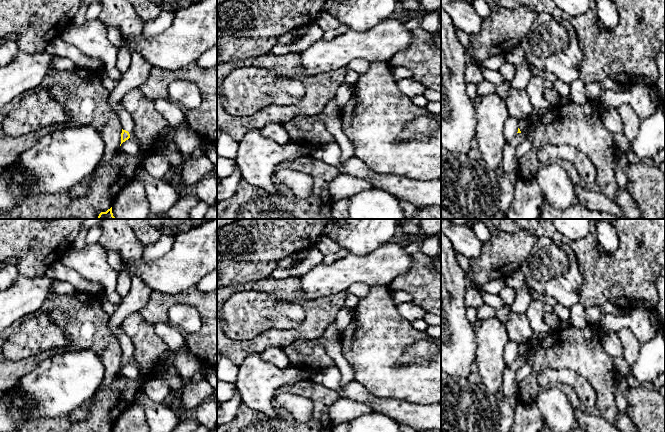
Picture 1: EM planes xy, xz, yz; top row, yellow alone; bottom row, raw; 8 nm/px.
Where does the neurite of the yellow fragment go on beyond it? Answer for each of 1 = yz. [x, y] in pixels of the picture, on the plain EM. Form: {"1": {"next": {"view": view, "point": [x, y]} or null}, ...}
{"1": {"next": {"view": "yz", "point": [523, 347]}}}

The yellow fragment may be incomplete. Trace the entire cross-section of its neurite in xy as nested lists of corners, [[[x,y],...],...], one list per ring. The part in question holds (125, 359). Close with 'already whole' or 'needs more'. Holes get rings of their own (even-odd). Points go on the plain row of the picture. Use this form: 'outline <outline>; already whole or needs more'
outline [[[131,276],[131,290],[127,296],[122,298],[121,304],[112,314],[109,320],[109,328],[118,339],[122,348],[121,368],[128,364],[134,357],[135,347],[131,339],[120,326],[124,320],[135,312],[140,312],[148,303],[152,290],[138,276]]]; needs more

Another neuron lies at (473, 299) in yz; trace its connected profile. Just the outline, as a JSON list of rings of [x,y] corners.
[[[467,285],[465,289],[465,306],[466,308],[478,309],[483,305],[483,299],[479,291],[473,286]]]

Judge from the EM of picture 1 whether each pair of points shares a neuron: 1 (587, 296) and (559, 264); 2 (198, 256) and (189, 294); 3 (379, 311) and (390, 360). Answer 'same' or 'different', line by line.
1: different
2: different
3: same

